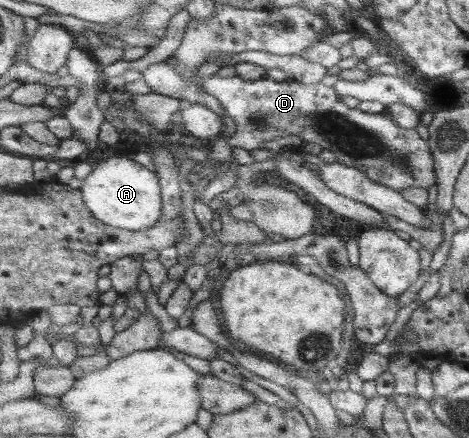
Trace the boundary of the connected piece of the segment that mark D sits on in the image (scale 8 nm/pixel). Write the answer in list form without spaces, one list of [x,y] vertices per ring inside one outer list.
[[[199,70],[194,73],[194,83],[218,97],[235,121],[236,133],[227,141],[233,148],[264,149],[269,141],[298,135],[306,142],[330,149],[339,162],[349,168],[361,169],[371,181],[398,192],[407,190],[407,187],[428,190],[436,184],[432,153],[415,128],[399,127],[385,112],[368,113],[349,107],[334,86],[321,82],[311,85],[290,80],[279,82],[272,78],[249,81],[239,75],[202,78]]]

